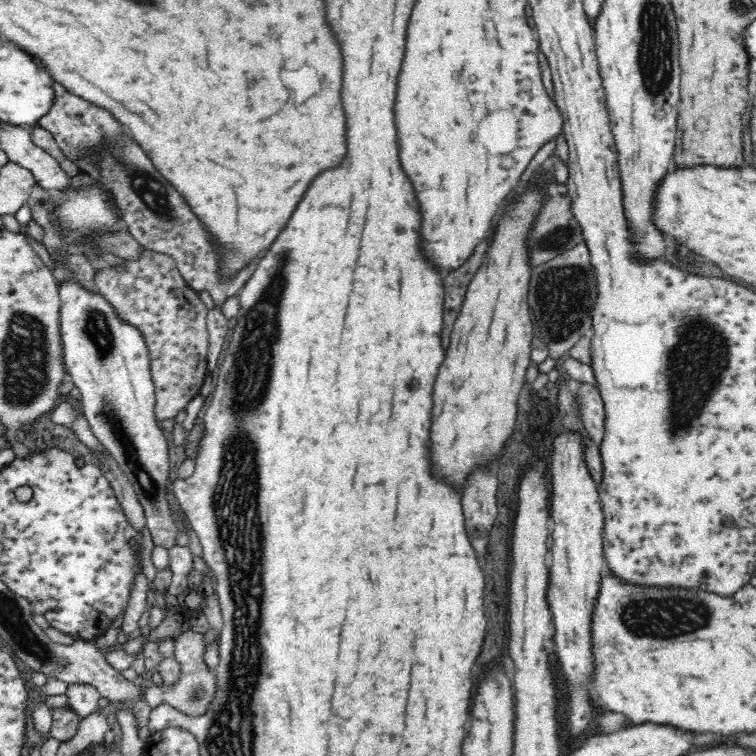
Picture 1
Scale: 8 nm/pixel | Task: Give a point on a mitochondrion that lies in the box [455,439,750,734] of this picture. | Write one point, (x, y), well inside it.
(663, 616)

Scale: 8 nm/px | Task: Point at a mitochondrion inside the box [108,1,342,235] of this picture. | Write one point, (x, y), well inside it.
(154, 196)

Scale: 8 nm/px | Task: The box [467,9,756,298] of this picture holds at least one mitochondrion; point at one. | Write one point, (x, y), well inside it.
(558, 237)

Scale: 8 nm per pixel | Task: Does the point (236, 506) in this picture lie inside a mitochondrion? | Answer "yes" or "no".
yes

